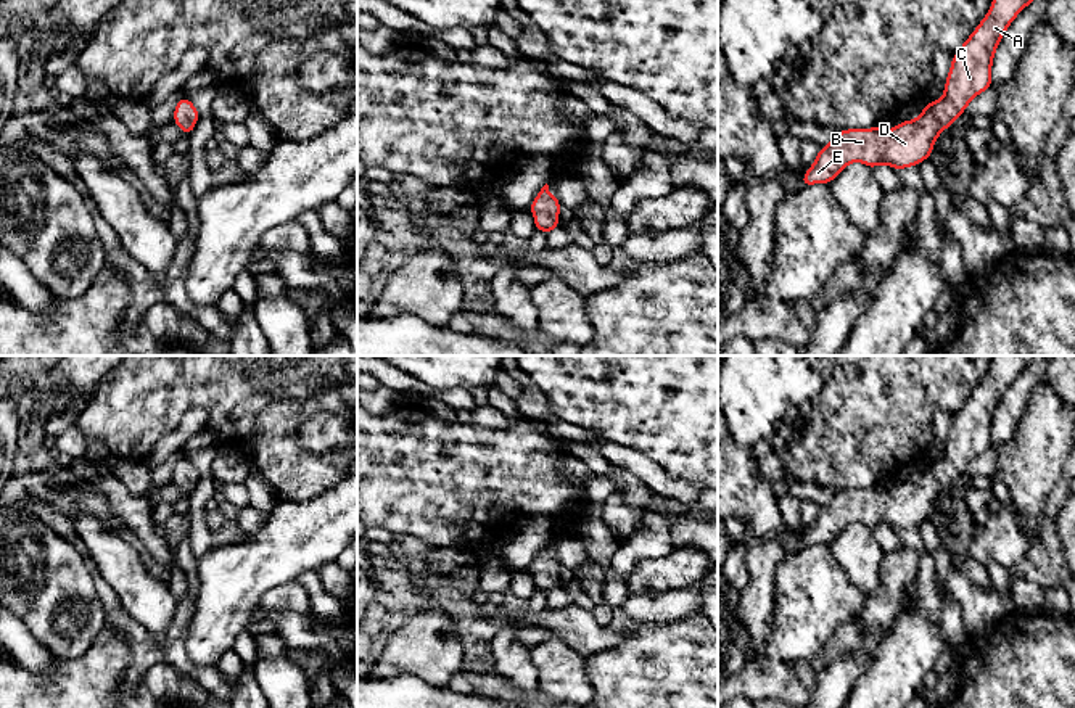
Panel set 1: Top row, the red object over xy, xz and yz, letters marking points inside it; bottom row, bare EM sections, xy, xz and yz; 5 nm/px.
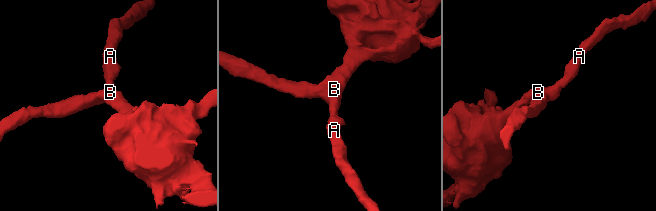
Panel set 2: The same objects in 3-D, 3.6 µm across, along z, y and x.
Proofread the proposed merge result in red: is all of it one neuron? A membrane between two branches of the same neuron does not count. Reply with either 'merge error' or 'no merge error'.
no merge error

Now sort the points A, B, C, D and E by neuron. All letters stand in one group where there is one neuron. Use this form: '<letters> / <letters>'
A B C D E

